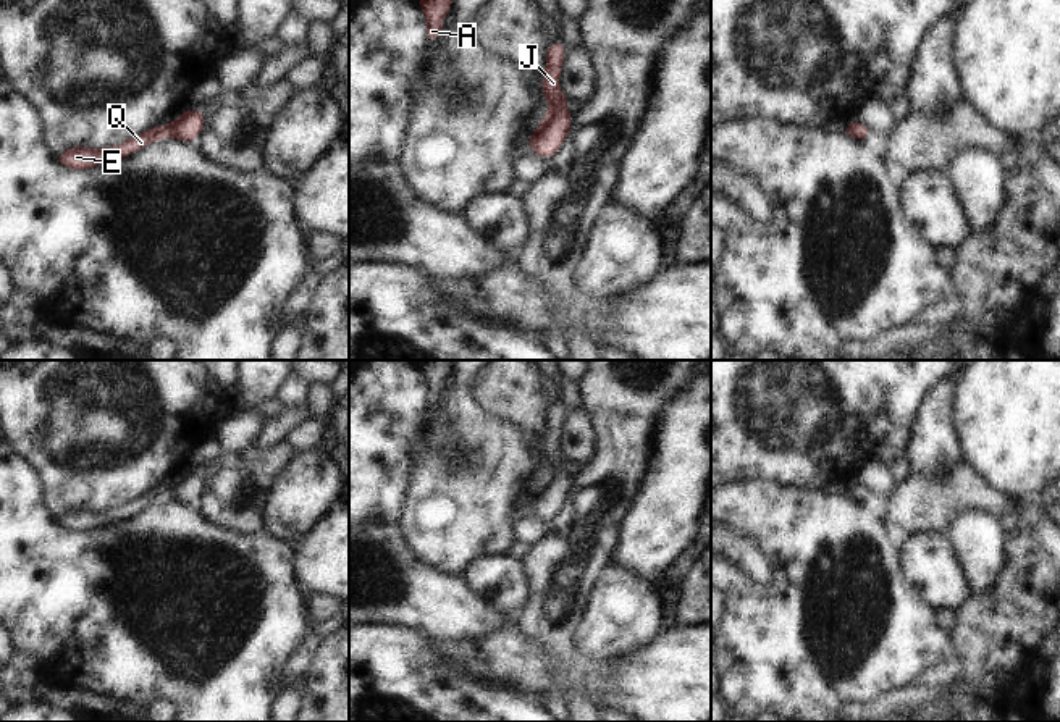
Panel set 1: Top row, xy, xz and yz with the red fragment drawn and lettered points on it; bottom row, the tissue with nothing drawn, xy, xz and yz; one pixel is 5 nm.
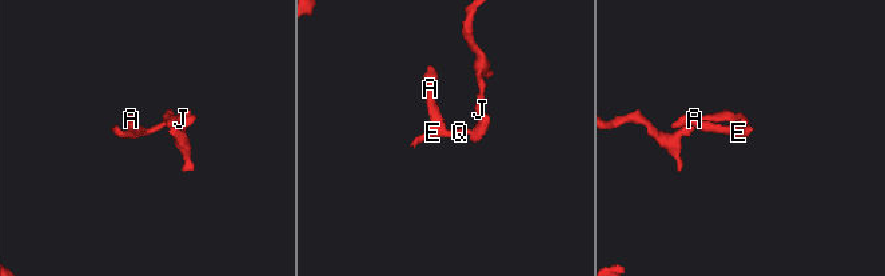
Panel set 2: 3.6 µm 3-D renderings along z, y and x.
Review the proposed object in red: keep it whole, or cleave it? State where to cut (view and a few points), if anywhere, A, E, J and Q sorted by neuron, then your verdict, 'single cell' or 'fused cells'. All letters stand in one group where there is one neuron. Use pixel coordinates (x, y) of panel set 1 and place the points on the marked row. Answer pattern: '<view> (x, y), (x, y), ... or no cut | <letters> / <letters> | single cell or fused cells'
xy (168, 125), (173, 134) | A E Q / J | fused cells

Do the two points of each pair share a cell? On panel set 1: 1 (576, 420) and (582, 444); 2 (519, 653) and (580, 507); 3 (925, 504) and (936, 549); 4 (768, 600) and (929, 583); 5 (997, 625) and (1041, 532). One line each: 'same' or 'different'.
1: same
2: different
3: different
4: different
5: same

